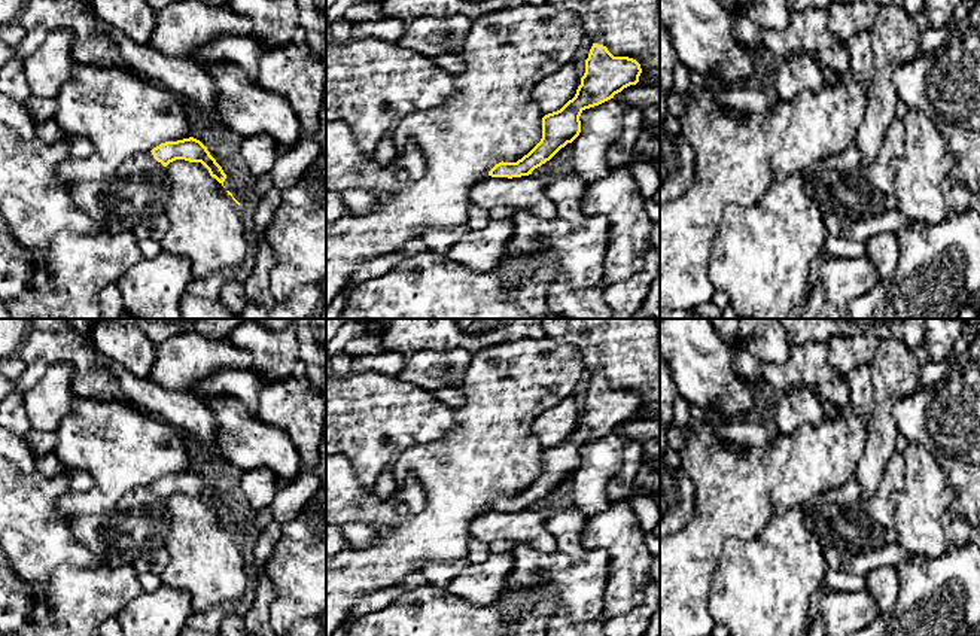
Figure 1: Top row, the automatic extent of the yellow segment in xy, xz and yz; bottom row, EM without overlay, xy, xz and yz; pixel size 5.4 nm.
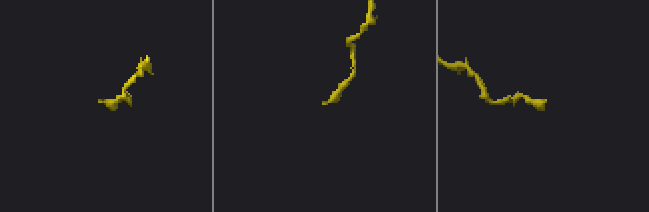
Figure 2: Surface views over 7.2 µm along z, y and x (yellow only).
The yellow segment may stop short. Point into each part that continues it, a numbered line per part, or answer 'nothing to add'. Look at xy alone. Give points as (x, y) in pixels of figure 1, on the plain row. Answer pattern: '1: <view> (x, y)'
1: xy (139, 523)

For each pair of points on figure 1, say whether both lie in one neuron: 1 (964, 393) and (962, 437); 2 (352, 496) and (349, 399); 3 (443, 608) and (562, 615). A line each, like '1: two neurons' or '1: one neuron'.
1: one neuron
2: two neurons
3: two neurons

